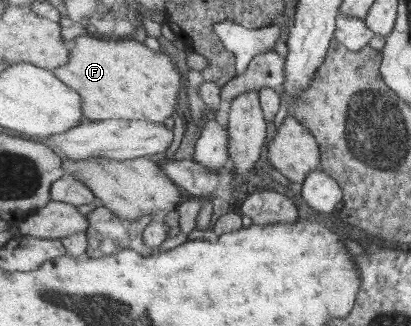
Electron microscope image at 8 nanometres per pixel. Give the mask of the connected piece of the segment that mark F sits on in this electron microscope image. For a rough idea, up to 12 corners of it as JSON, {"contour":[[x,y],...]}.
{"contour":[[130,36],[70,44],[53,71],[86,120],[172,117],[181,75]]}

